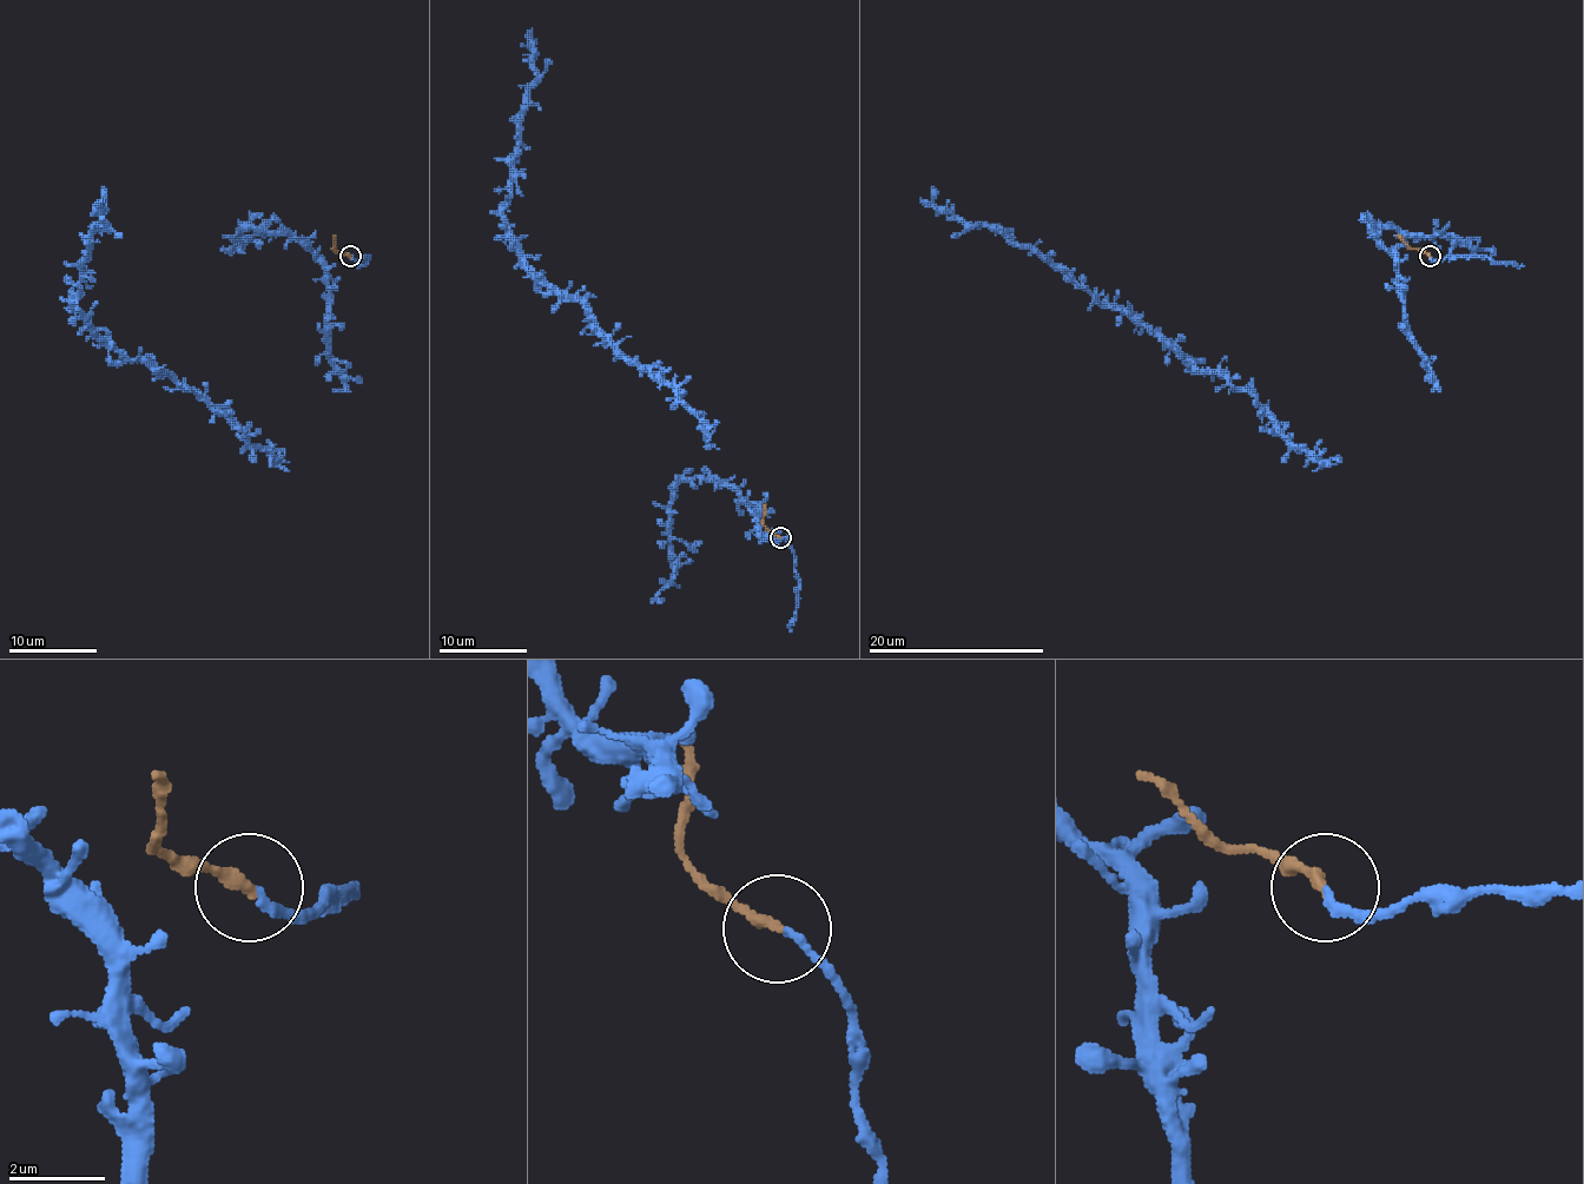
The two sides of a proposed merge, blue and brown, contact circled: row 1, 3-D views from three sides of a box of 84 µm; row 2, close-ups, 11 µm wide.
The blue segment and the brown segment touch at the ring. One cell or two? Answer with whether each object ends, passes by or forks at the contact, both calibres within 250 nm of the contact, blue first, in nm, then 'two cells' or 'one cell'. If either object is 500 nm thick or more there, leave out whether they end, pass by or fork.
blue ends; brown ends; calibres 170 and 260 nm; one cell

